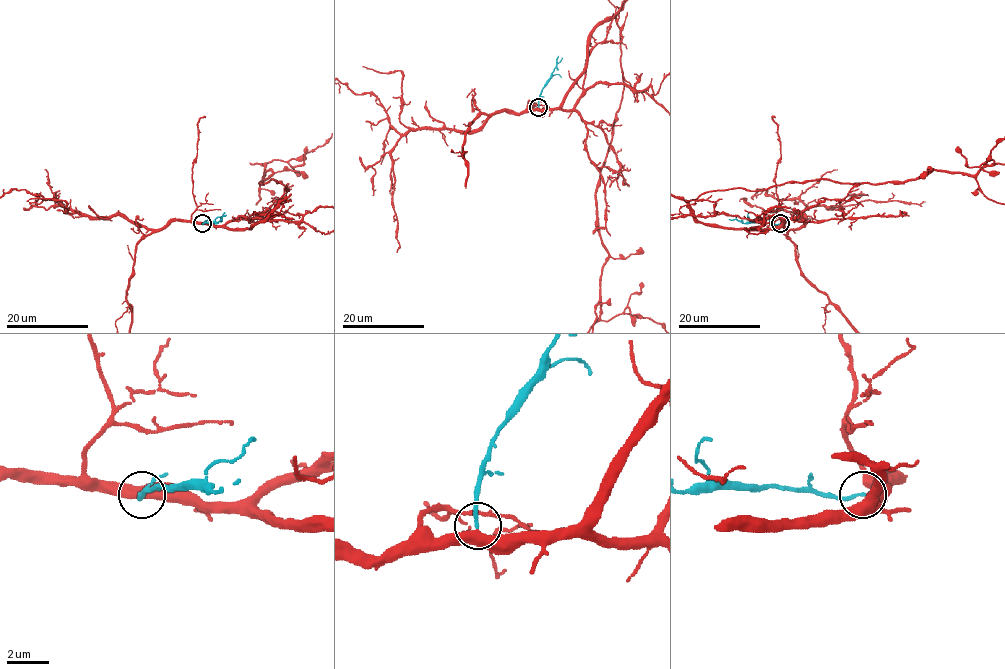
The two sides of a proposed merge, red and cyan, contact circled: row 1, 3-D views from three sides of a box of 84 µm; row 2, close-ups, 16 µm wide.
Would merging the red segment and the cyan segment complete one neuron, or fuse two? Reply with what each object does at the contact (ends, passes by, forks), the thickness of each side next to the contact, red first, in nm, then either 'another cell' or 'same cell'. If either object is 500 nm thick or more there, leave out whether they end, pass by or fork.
red passes by; cyan ends; calibres 460 and 160 nm; same cell

